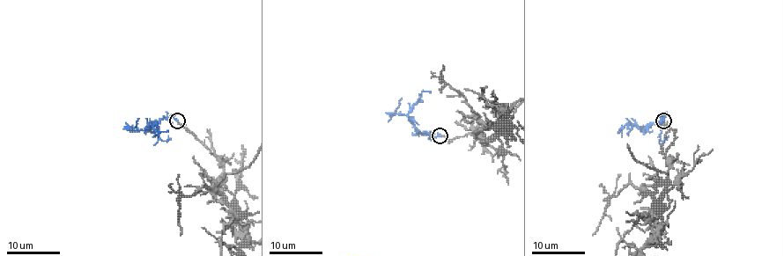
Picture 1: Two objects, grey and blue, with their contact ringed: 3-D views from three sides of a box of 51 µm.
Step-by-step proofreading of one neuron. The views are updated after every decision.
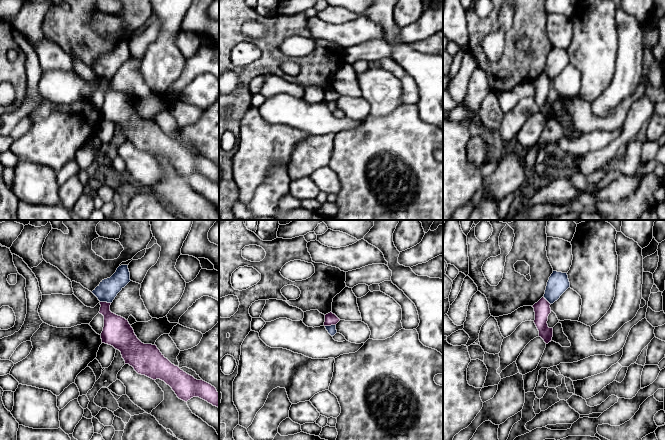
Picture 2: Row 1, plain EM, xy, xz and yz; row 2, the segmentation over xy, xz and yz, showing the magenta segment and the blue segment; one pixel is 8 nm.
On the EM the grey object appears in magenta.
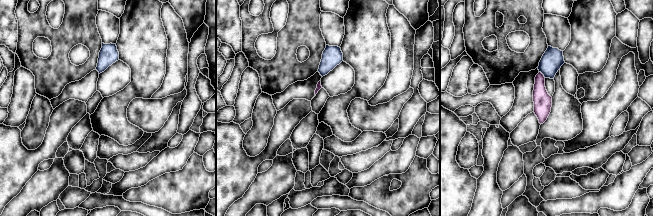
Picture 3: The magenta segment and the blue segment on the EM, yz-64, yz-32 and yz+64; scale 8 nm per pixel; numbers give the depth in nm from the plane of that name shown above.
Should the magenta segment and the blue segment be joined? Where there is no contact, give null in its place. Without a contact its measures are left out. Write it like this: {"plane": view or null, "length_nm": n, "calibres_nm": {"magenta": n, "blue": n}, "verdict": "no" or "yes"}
{"plane": "xy", "length_nm": 90, "calibres_nm": {"magenta": 220, "blue": 160}, "verdict": "no"}

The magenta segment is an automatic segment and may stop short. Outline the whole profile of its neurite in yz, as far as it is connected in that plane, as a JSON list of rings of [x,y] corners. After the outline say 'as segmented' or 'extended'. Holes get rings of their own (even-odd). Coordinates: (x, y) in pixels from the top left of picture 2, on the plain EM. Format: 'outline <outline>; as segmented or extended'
outline [[[542,73],[532,83],[535,88],[534,99],[539,107],[539,113],[541,113],[546,120],[551,118],[553,113],[553,104],[549,104],[547,97],[548,92],[551,89],[550,79]]]; as segmented

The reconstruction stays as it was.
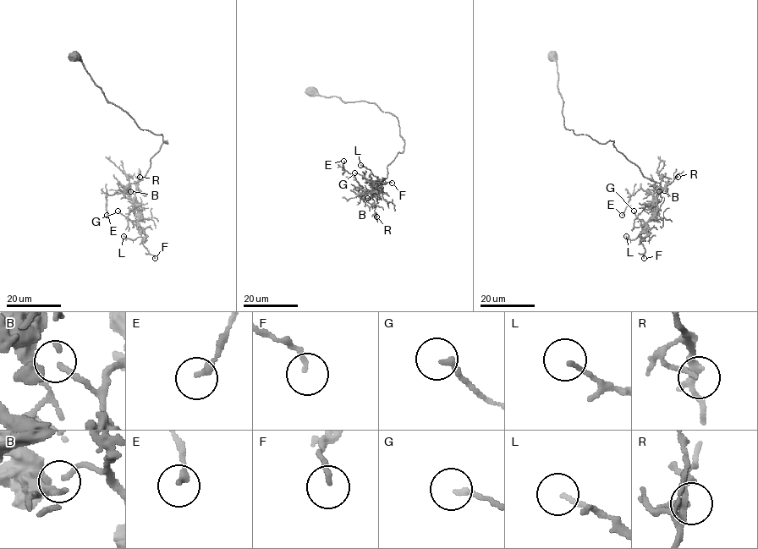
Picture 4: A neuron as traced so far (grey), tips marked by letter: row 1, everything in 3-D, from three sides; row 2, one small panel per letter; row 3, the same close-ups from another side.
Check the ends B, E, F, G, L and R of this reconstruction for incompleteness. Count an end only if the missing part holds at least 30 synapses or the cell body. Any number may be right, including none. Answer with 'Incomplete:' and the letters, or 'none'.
Incomplete: none

